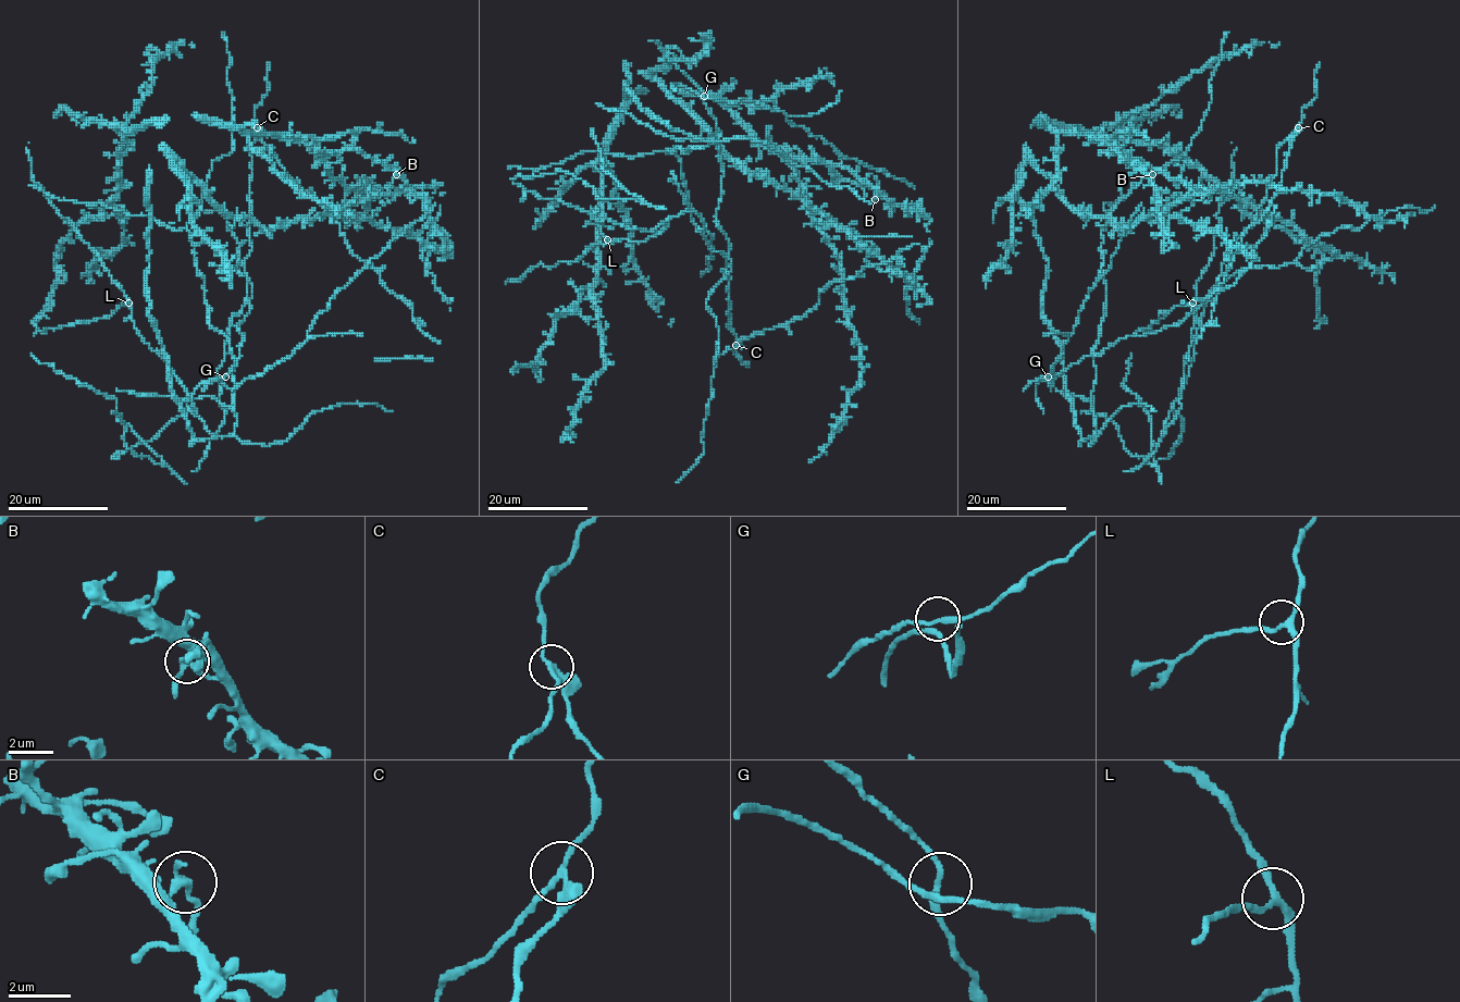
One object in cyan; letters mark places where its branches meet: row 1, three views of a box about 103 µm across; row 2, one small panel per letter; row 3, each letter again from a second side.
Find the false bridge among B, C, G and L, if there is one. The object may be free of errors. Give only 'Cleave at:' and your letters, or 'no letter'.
Cleave at: C

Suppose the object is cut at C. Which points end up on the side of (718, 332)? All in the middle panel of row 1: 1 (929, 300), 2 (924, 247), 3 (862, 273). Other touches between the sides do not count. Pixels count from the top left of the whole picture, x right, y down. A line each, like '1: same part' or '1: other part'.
1: same part
2: other part
3: other part

